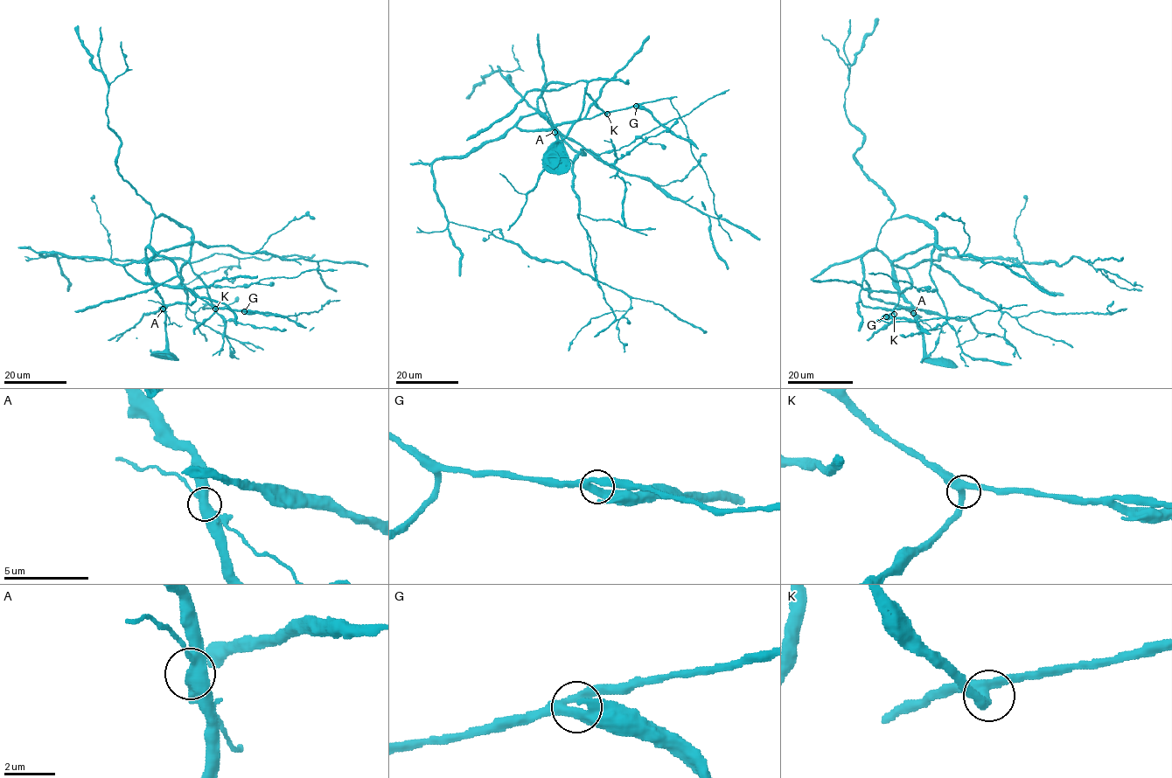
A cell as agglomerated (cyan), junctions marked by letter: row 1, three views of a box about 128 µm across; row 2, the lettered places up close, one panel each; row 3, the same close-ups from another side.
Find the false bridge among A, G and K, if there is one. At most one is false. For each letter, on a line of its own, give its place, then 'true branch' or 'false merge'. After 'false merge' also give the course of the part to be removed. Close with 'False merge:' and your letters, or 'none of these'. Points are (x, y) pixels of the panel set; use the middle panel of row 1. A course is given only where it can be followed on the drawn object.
A: at (554, 132); false merge; foreign part runs (554, 132), (566, 158), (574, 163)
G: at (636, 106); true branch
K: at (607, 114); true branch
False merge: A

